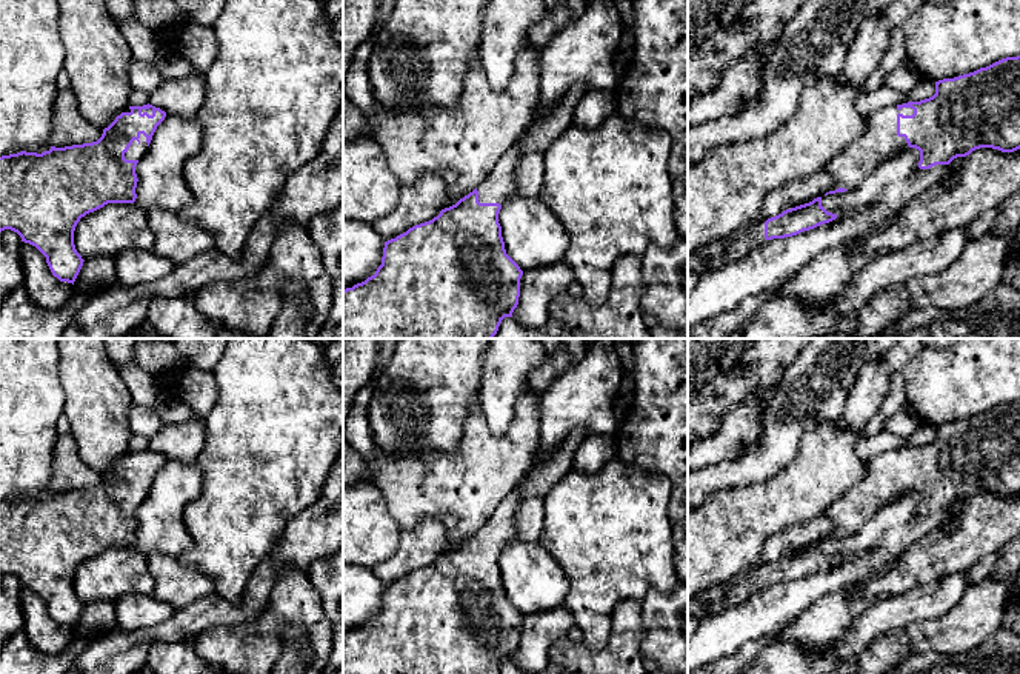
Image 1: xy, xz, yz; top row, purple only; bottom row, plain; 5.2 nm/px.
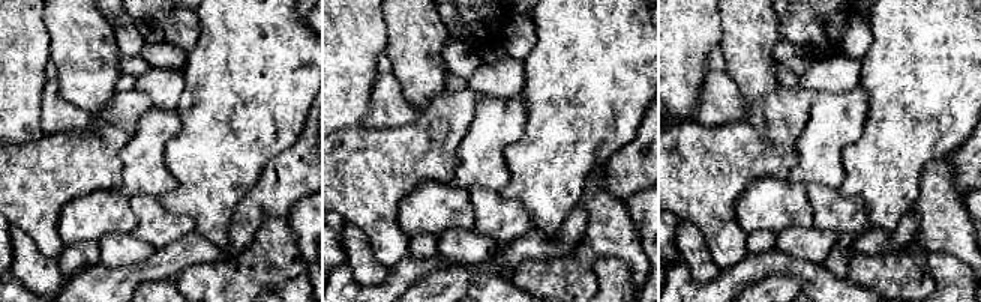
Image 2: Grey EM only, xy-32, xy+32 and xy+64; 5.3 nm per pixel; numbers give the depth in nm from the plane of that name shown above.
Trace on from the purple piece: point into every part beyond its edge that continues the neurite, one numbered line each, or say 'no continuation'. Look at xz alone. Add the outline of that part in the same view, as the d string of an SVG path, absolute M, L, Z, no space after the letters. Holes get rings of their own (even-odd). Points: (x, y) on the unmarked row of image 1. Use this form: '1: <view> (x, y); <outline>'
1: xz (499, 530); M515 488L477 531L480 548L503 549L515 537L515 512L518 509L518 488Z

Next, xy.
1: xy (136, 496); M140 479L138 485L134 485L129 494L125 497L126 505L142 505L148 495L146 482Z

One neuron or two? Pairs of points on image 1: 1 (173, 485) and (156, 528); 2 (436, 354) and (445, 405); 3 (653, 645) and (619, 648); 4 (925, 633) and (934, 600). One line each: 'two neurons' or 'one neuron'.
1: one neuron
2: one neuron
3: two neurons
4: two neurons

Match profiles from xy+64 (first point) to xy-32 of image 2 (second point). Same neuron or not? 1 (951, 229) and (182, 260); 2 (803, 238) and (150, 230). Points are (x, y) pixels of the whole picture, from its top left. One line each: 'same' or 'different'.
1: different
2: different

